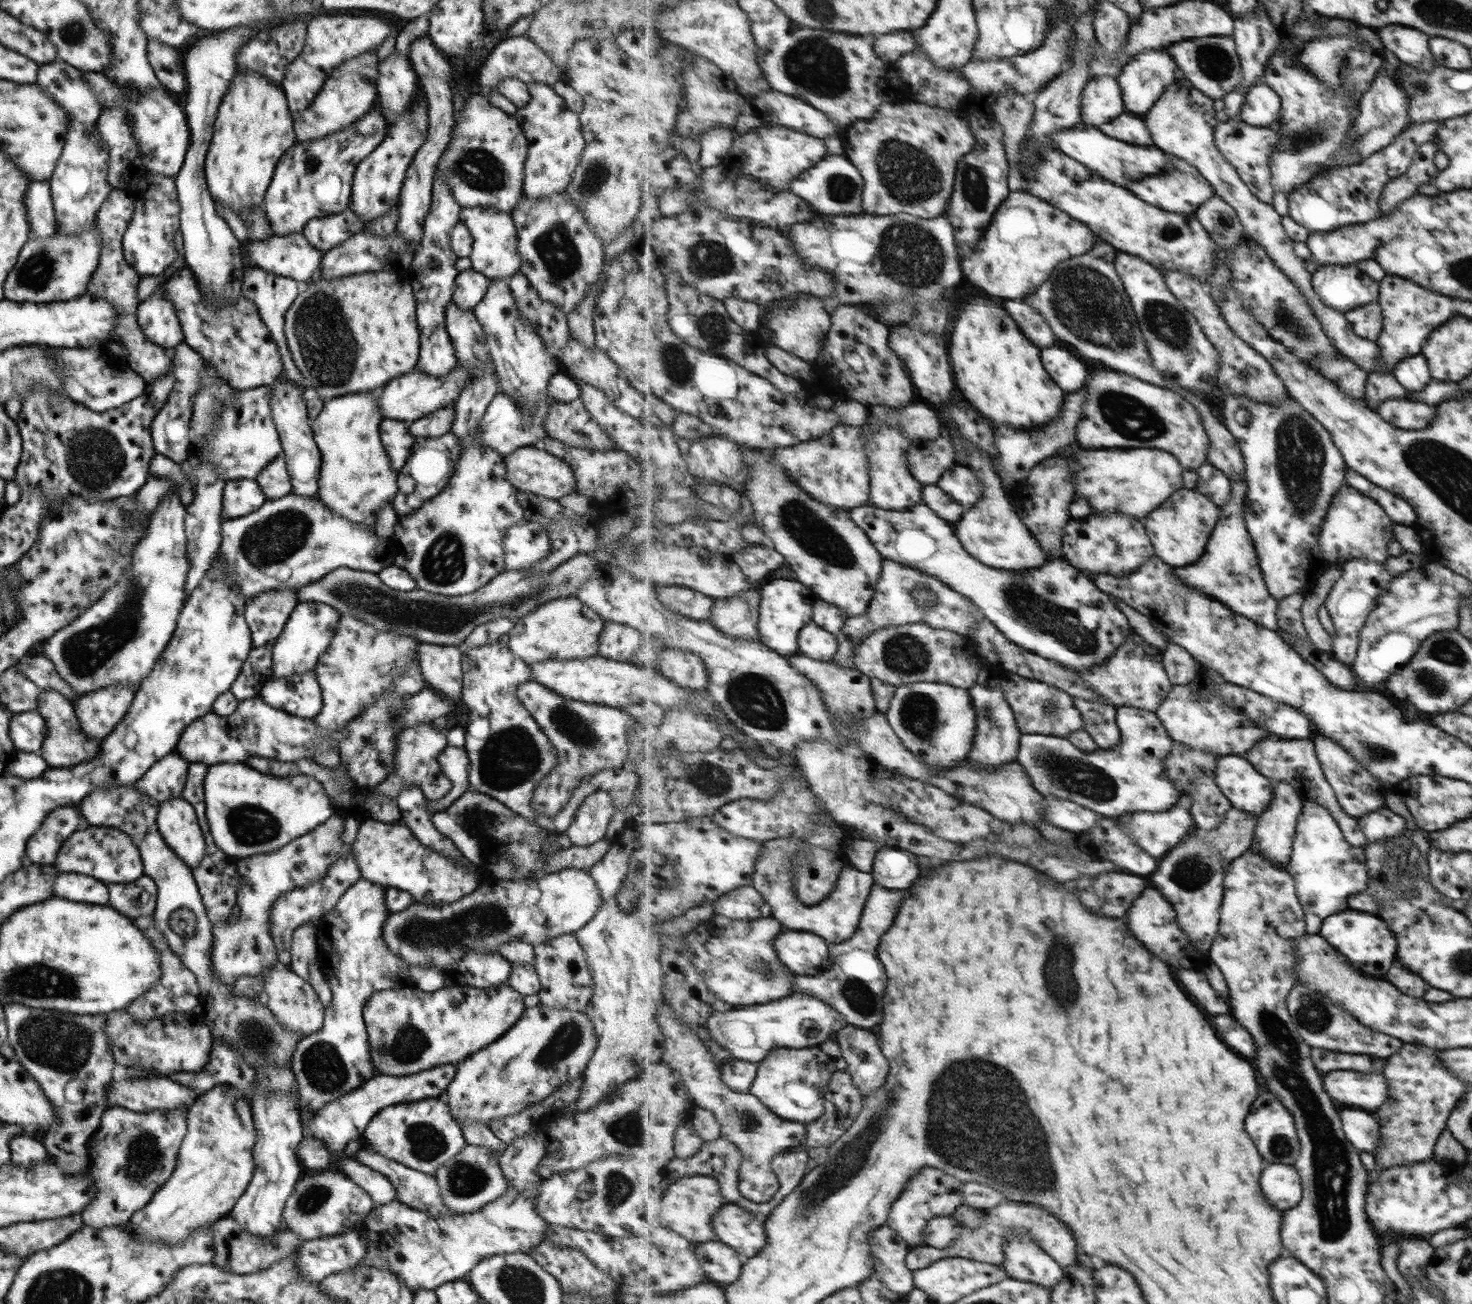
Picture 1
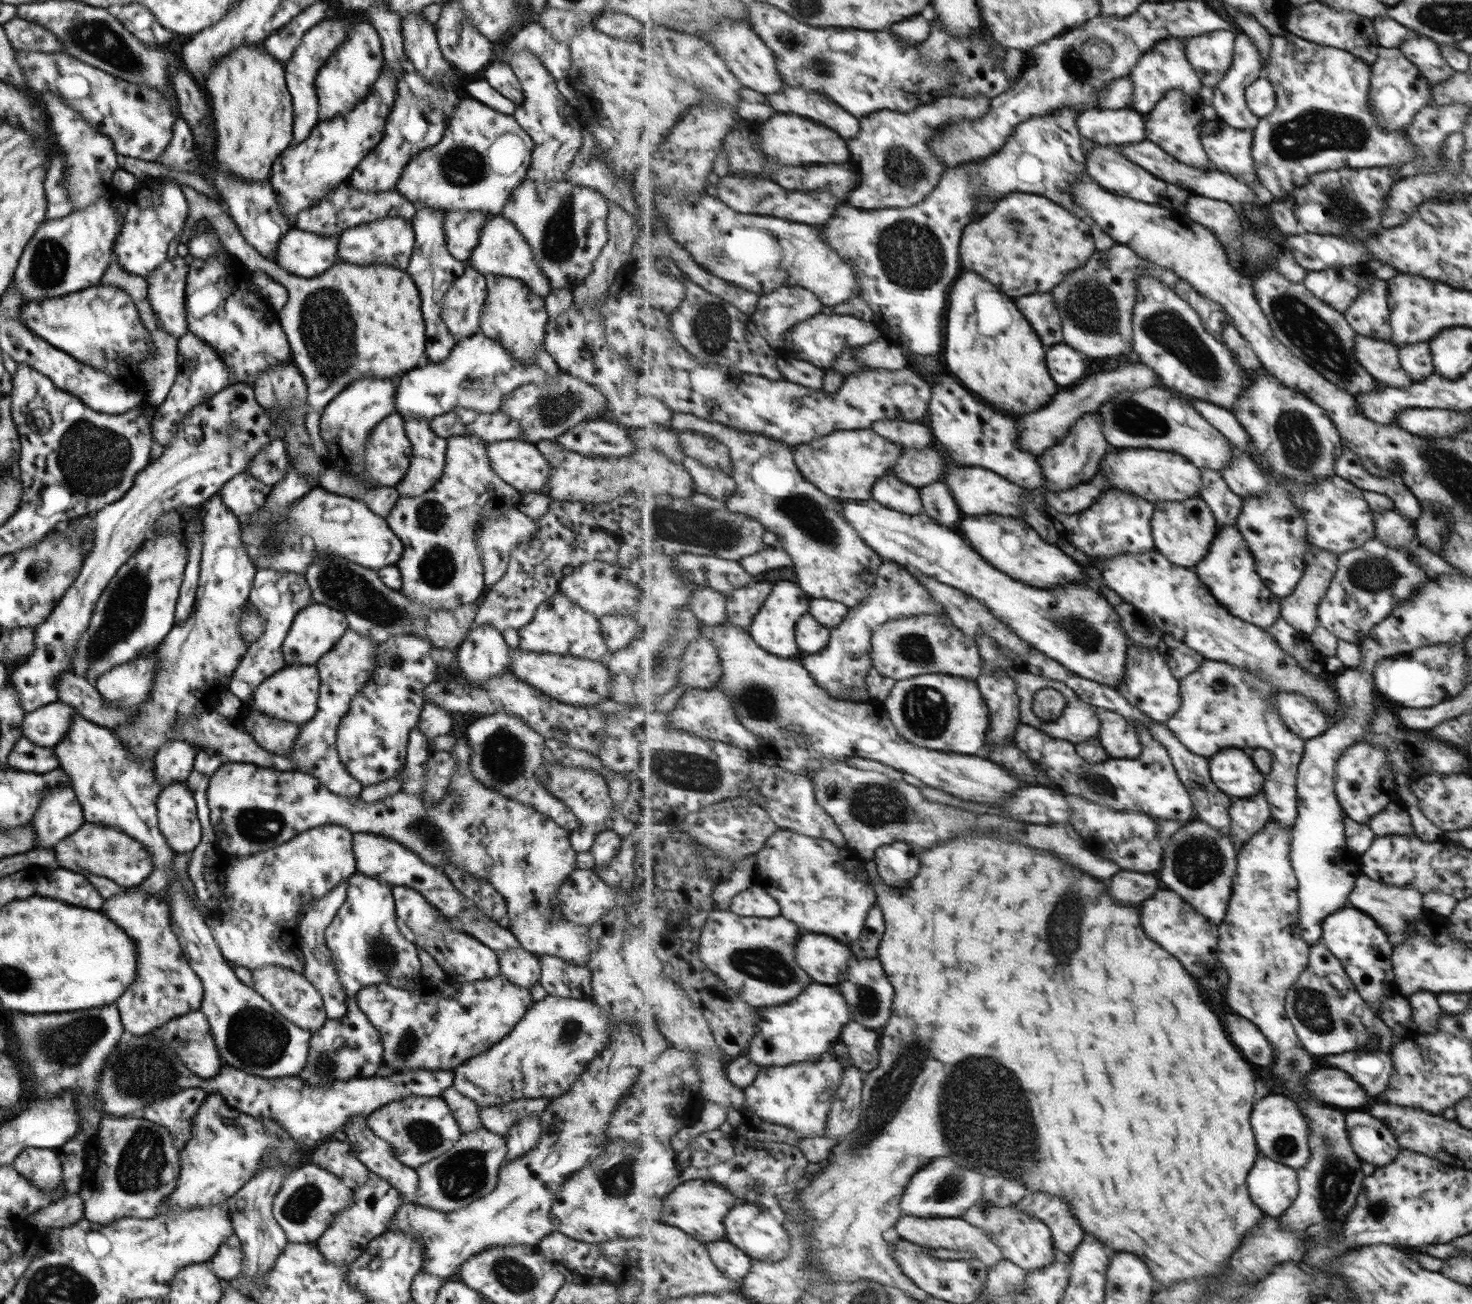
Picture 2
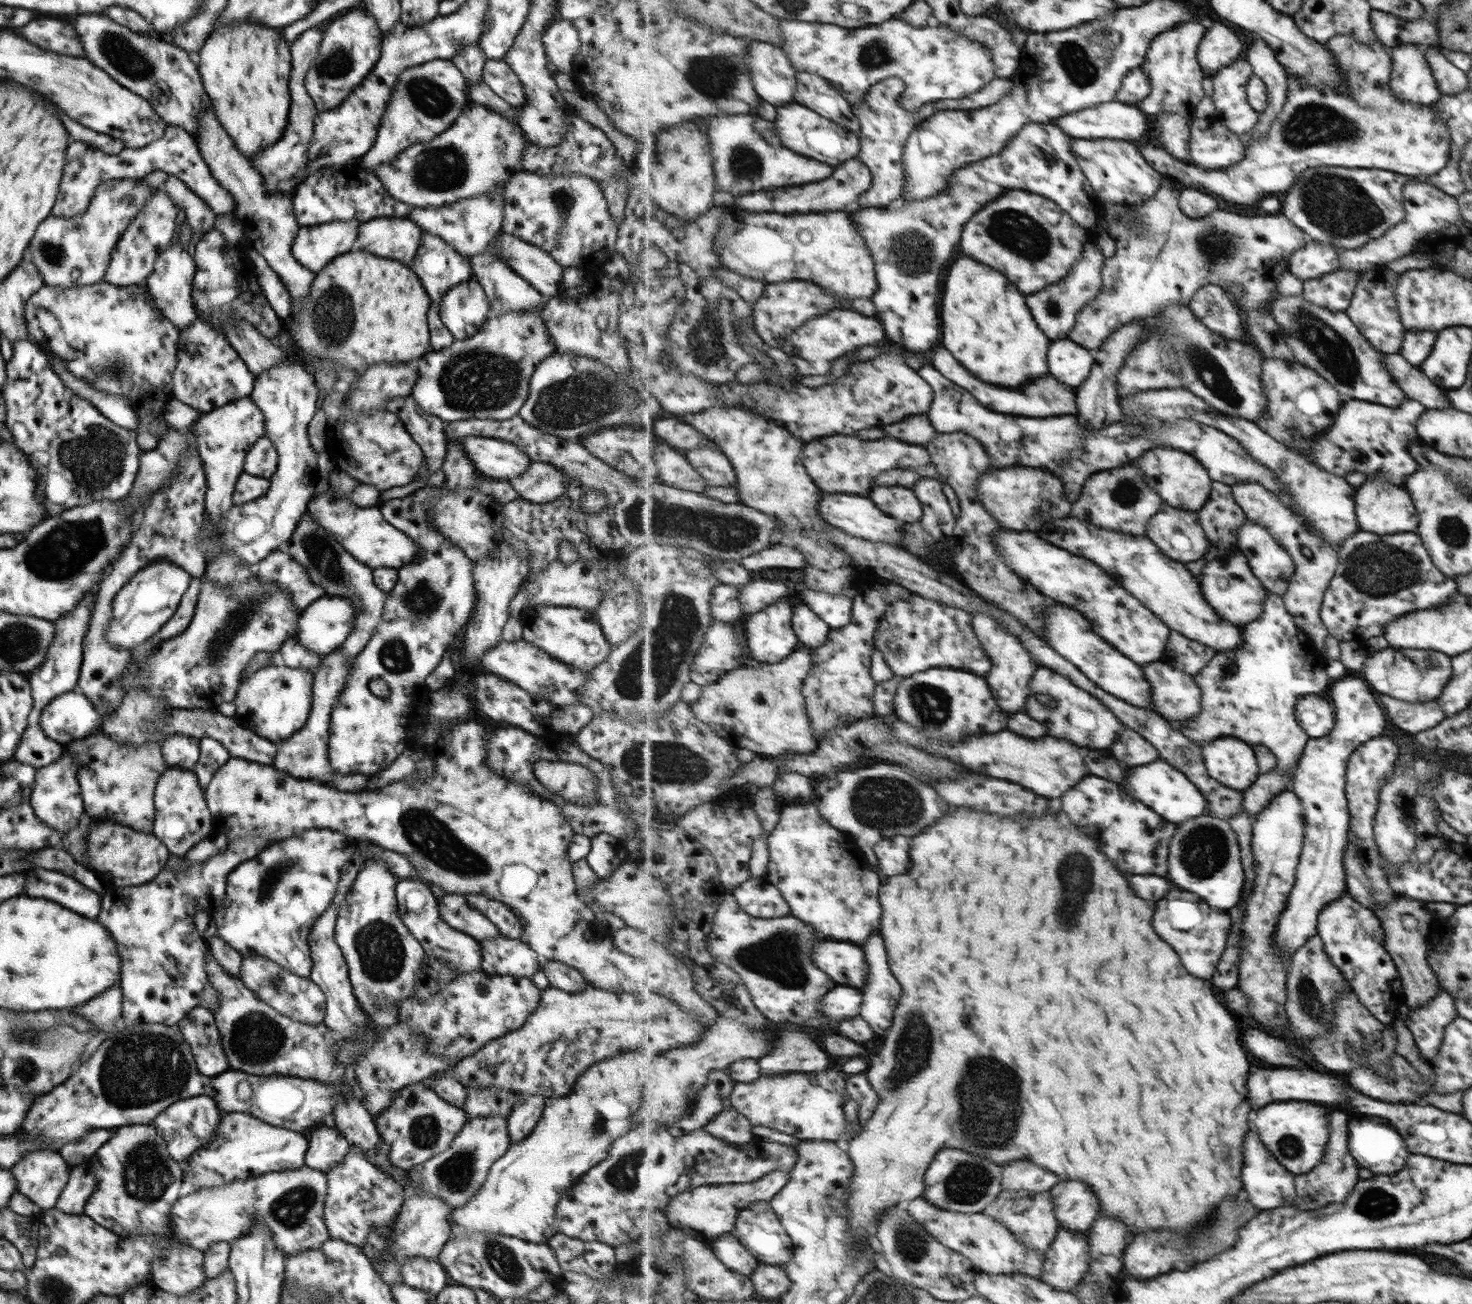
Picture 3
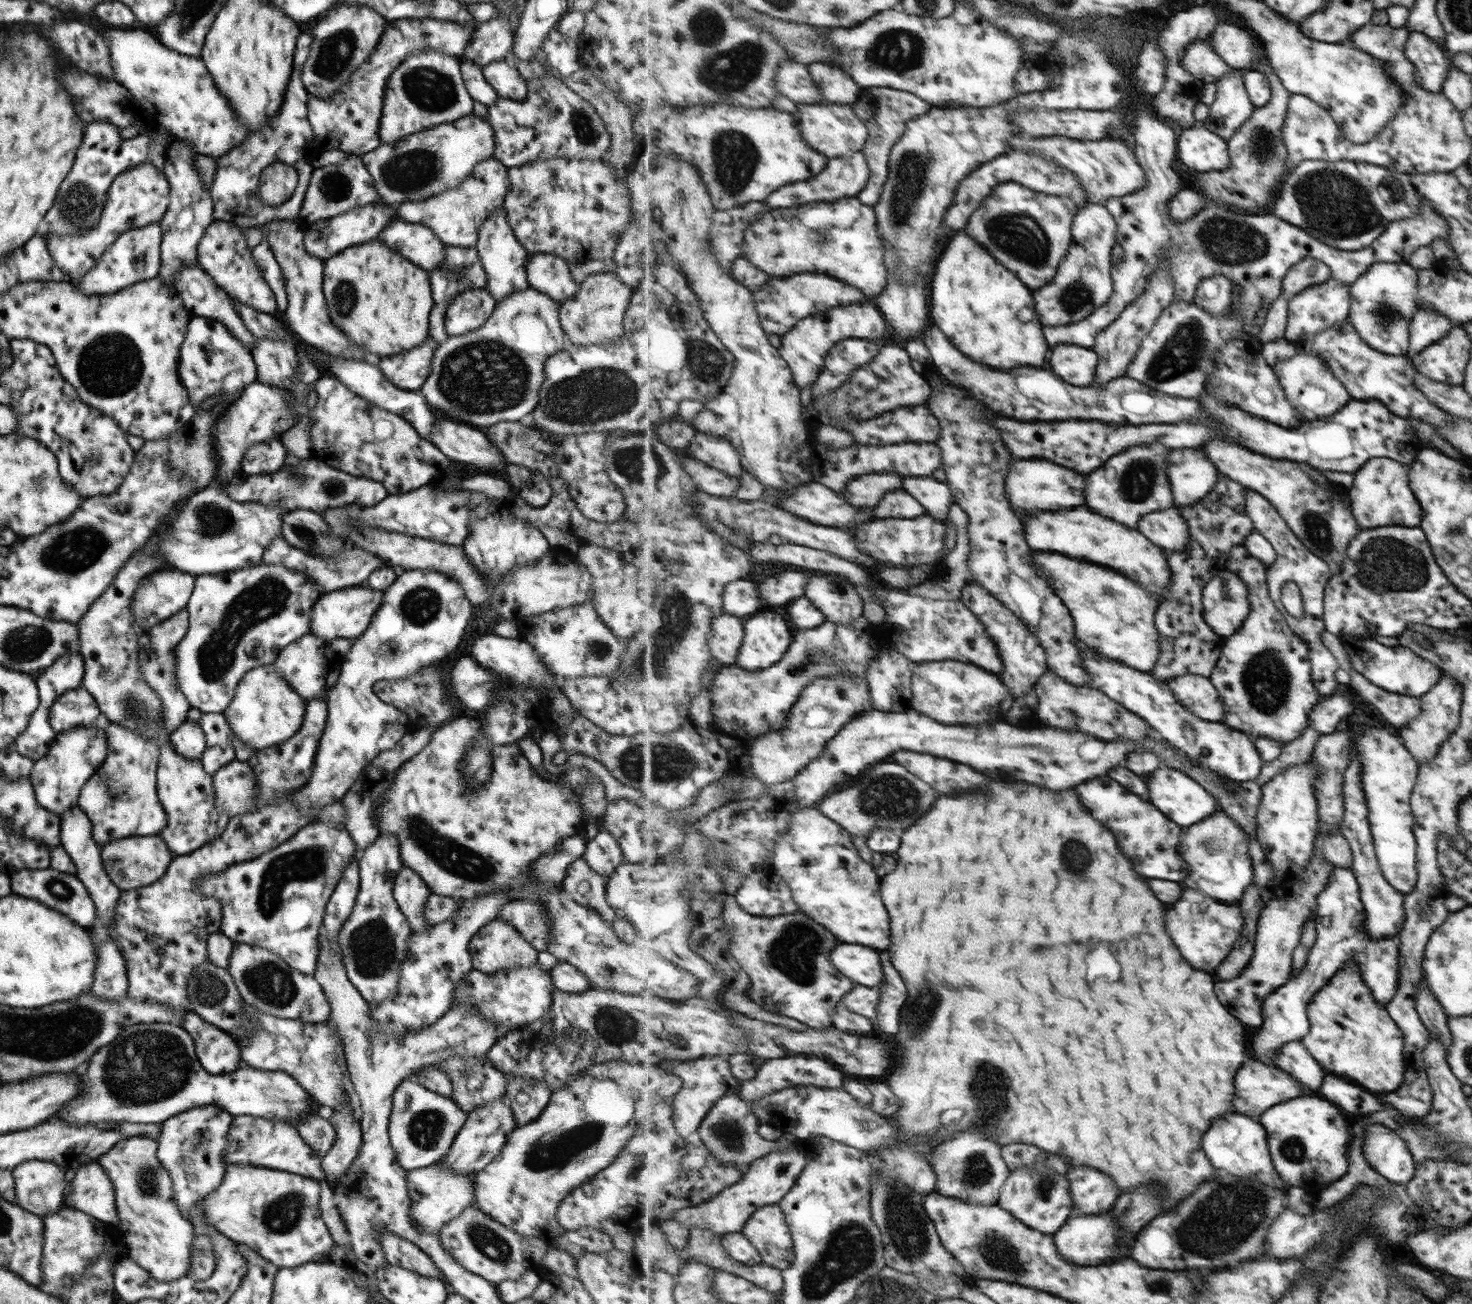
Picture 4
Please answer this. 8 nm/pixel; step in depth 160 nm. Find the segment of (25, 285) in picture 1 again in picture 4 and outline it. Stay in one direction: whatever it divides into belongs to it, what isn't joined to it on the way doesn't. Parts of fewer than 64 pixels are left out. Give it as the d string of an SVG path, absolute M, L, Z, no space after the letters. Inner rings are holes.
M145 163L115 176L106 196L98 223L92 229L63 236L47 232L45 246L48 255L53 259L53 265L65 274L67 281L81 278L93 268L95 262L102 256L102 252L122 232L159 222L169 204L169 184L162 171L155 169L150 163Z

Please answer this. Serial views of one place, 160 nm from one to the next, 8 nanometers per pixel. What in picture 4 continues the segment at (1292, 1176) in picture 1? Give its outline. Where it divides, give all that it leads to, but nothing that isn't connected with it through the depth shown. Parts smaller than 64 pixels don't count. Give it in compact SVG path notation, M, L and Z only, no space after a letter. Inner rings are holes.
M1231 1114L1231 1116L1227 1116L1227 1120L1219 1120L1219 1124L1215 1124L1215 1128L1211 1128L1211 1132L1207 1132L1207 1136L1203 1138L1203 1150L1207 1150L1207 1156L1215 1164L1215 1168L1223 1168L1223 1170L1227 1170L1227 1173L1241 1178L1252 1178L1254 1176L1254 1178L1269 1186L1286 1189L1287 1194L1292 1187L1285 1184L1281 1175L1277 1172L1270 1155L1267 1131L1263 1124L1260 1124L1253 1117Z

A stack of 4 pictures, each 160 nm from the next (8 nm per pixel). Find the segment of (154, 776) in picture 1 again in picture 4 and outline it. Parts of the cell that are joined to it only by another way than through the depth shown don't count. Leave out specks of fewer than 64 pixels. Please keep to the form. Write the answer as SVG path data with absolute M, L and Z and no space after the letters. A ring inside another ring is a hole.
M183 721L168 738L175 753L181 757L199 759L205 751L205 737L197 722Z

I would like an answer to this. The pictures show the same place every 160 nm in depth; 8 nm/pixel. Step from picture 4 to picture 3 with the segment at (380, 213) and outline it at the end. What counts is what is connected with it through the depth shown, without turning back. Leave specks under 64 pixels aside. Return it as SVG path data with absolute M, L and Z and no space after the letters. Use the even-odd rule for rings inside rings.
M333 220L325 224L300 226L293 237L291 257L315 274L331 260L350 250L357 236L359 220Z

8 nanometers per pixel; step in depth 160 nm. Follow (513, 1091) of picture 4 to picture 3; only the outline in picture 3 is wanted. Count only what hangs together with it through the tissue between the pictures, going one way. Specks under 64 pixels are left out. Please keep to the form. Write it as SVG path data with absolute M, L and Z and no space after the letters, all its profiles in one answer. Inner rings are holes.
M515 1093L515 1105L506 1118L509 1142L523 1140L541 1117L545 1099L541 1095L520 1095Z

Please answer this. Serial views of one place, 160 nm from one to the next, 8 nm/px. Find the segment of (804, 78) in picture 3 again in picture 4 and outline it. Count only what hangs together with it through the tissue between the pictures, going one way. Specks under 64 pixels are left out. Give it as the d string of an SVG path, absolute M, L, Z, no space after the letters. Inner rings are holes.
M817 62L808 65L810 69L811 76L817 83L818 88L821 89L823 100L821 104L849 104L851 105L858 100L859 94L863 88L854 81L854 78L850 74L847 74L839 66L835 65L832 62Z

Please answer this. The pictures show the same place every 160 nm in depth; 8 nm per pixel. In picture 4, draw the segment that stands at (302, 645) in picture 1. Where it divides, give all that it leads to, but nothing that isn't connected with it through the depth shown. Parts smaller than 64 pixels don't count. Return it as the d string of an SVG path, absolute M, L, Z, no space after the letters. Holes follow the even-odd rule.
M343 587L326 592L318 597L311 608L309 635L329 644L335 638L357 639L371 622L375 610L379 608L383 591L372 588Z

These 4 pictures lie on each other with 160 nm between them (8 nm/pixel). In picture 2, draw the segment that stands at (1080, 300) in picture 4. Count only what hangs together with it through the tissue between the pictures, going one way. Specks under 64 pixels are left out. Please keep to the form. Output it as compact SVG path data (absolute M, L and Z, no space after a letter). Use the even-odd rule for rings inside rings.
M1051 291L1019 298L1019 308L1023 308L1027 320L1035 324L1035 330L1039 332L1039 336L1043 336L1043 344L1049 346L1063 342L1063 320L1055 304L1057 302Z

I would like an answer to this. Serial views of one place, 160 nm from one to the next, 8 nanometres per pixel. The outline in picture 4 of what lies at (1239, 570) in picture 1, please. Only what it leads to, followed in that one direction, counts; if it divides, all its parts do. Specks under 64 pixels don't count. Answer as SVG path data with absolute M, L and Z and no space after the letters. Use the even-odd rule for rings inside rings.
M1227 568L1210 580L1202 601L1207 624L1225 640L1243 627L1251 613L1250 588Z

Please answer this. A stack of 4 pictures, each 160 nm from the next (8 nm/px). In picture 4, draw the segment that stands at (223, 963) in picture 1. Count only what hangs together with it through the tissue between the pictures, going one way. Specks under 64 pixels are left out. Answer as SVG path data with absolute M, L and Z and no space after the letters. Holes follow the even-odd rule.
M315 821L253 860L232 864L195 883L197 892L220 902L220 933L233 943L266 948L289 968L311 975L316 967L324 906L342 870L358 856L343 825Z

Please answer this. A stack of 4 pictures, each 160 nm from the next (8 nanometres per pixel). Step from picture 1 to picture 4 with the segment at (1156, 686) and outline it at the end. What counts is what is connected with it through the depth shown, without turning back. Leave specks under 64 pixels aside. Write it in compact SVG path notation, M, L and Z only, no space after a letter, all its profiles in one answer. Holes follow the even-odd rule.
M1179 676L1175 680L1164 680L1171 686L1175 696L1189 708L1195 716L1211 722L1223 722L1227 709L1222 693L1214 686L1214 682L1205 676Z

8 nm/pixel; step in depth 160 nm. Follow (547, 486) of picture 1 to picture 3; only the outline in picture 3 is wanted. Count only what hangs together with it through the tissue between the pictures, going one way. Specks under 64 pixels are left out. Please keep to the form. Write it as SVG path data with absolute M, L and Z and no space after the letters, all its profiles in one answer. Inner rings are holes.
M464 436L457 440L474 467L485 478L507 481L519 476L530 465L521 449L504 440L481 436Z

